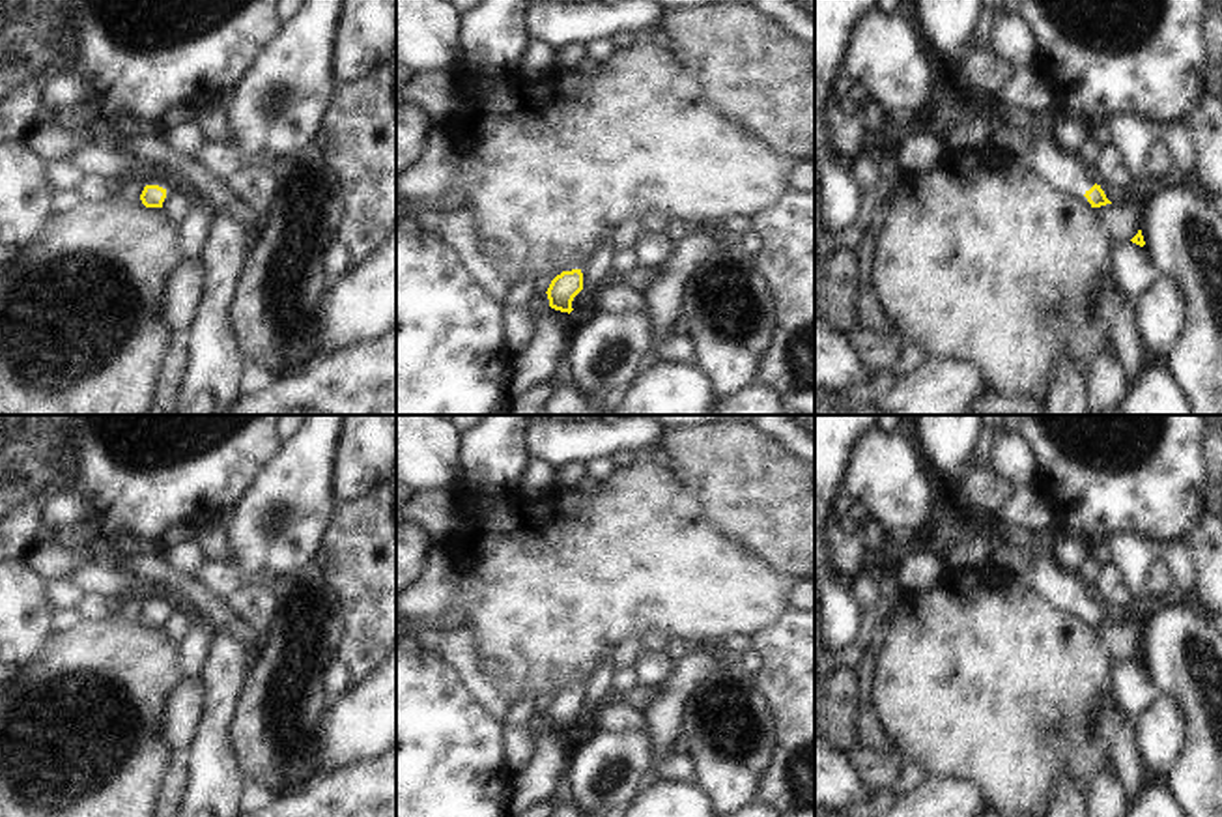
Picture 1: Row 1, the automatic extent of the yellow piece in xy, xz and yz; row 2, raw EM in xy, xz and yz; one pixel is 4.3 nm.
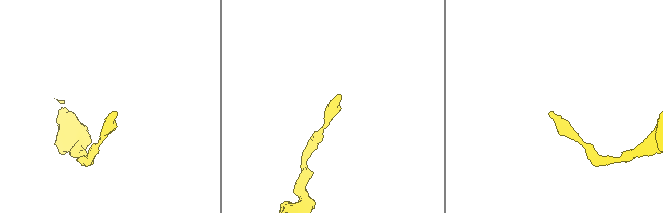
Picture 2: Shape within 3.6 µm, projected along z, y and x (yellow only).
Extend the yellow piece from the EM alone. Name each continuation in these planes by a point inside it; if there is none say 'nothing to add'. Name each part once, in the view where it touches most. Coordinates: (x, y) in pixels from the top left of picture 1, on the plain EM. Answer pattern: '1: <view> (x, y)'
1: xy (161, 597)

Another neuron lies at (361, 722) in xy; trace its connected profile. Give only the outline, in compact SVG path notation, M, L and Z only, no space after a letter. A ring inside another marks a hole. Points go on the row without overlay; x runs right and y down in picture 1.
M396 643L389 656L357 686L333 699L318 722L314 768L321 776L336 767L377 755L396 742Z

